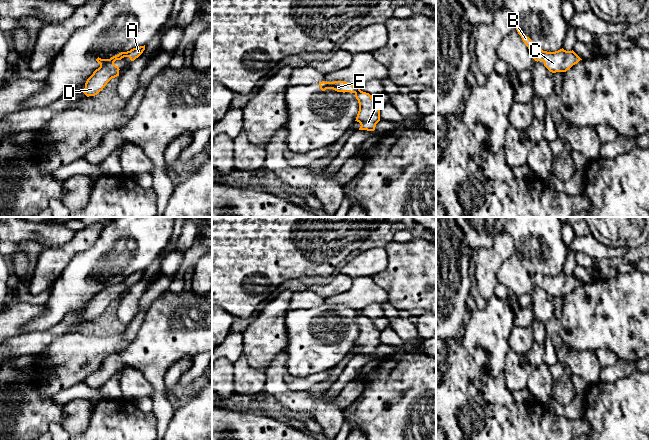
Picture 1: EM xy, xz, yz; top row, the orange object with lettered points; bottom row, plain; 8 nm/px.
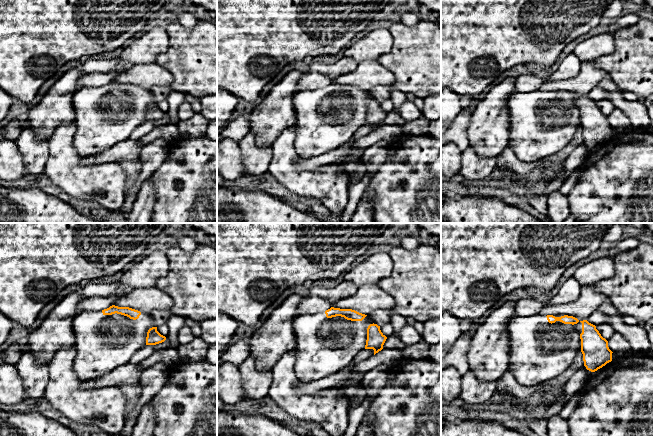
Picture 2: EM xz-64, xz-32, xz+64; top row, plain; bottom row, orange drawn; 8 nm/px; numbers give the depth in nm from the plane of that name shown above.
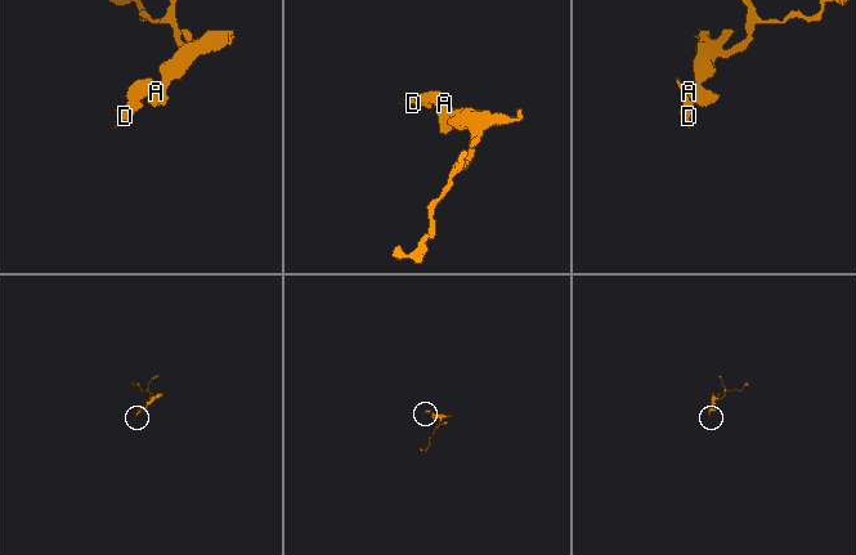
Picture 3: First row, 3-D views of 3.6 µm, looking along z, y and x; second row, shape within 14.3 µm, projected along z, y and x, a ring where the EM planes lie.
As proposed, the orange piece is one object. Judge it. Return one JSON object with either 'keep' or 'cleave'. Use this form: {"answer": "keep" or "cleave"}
{"answer": "keep"}

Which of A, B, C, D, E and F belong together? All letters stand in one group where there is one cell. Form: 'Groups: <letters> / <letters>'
Groups: A B C D E F

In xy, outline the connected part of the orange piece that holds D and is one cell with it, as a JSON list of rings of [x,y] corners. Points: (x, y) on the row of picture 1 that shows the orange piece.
[[[145,45],[133,48],[127,52],[121,52],[110,59],[97,58],[96,61],[100,67],[96,69],[93,74],[87,79],[83,93],[89,96],[95,96],[107,85],[107,83],[117,76],[119,76],[119,67],[114,64],[116,60],[121,60],[124,57],[129,57],[131,61],[138,58],[145,50]]]

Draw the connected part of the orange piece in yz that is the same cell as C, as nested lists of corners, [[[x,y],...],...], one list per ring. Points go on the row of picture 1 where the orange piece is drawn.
[[[516,28],[516,30],[529,51],[534,54],[533,59],[537,62],[543,61],[544,66],[552,73],[566,72],[582,60],[573,50],[566,51],[562,48],[555,52],[547,52],[542,49],[536,49],[529,37],[524,35],[520,29]]]

